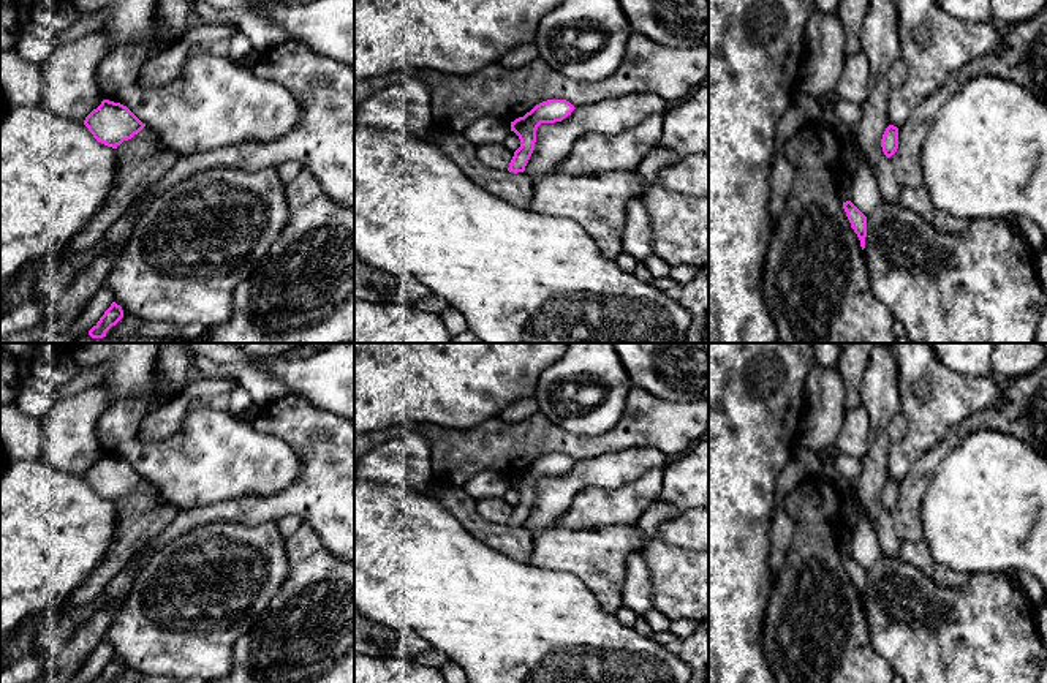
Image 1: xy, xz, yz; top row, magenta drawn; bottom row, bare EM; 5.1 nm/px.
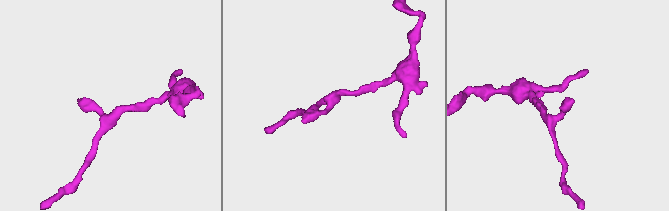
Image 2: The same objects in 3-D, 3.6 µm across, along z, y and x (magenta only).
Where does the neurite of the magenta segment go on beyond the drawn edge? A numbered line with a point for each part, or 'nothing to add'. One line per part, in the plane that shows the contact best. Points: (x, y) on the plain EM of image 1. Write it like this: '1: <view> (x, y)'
nothing to add

